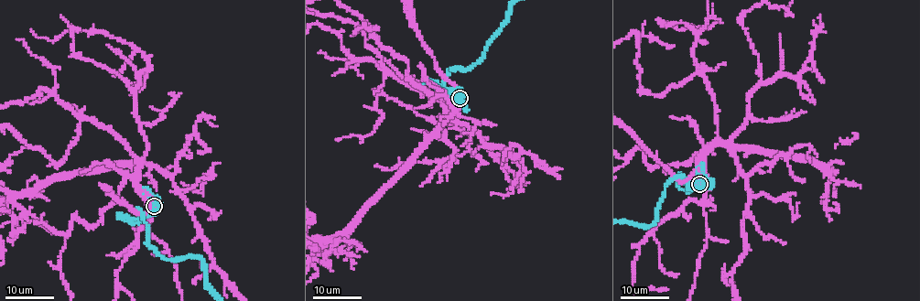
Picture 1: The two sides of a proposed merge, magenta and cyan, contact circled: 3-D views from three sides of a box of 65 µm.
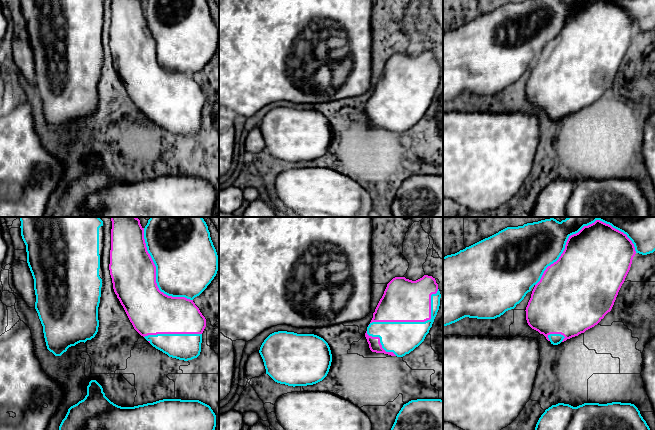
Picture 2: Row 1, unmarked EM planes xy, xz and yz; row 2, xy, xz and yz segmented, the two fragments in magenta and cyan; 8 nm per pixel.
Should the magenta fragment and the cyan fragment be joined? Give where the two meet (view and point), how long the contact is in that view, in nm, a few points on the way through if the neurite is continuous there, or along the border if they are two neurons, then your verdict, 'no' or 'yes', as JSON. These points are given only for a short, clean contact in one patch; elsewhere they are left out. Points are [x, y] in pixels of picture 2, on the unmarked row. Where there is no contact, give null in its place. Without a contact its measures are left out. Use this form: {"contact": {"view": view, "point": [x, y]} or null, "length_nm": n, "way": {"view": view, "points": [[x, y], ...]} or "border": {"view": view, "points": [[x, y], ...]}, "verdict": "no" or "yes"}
{"contact": {"view": "xy", "point": [155, 51]}, "length_nm": 700, "verdict": "yes"}

